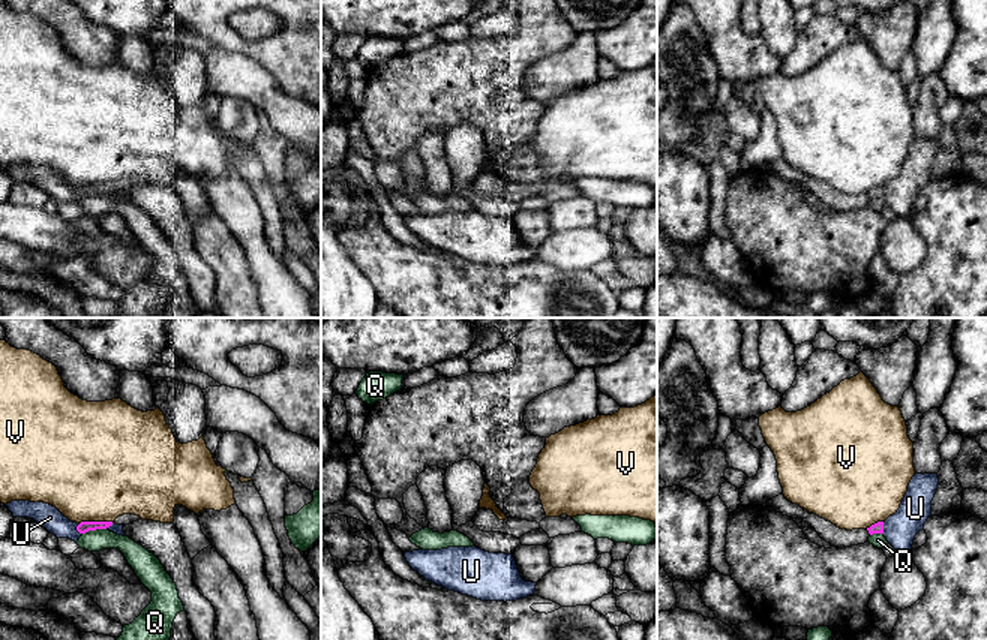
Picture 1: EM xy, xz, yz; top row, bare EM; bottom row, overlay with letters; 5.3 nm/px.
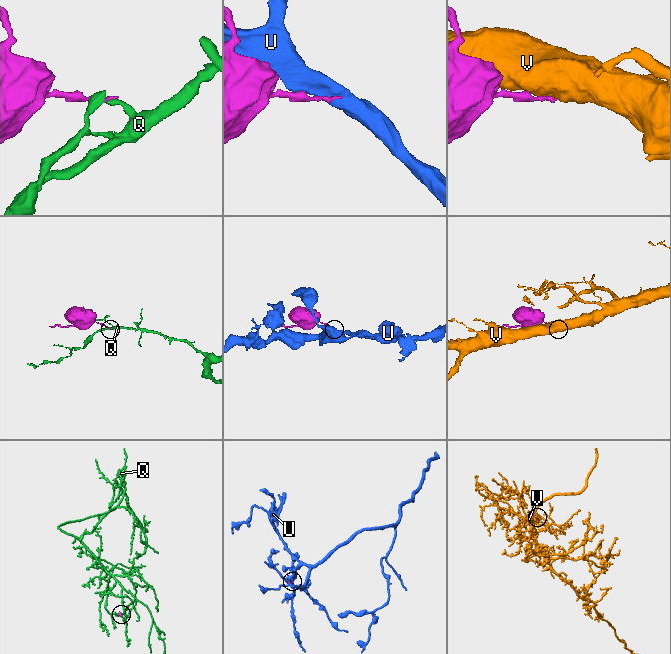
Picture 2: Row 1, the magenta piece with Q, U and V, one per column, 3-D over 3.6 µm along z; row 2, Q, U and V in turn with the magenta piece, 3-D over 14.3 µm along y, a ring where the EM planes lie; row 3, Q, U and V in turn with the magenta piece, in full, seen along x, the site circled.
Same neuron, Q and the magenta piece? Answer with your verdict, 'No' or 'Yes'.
No

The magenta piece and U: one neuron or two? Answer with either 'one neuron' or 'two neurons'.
two neurons

